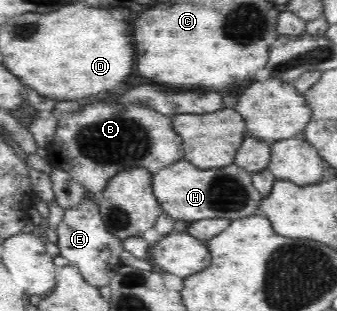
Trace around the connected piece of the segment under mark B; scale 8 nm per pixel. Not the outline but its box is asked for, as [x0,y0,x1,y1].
[44,102,183,195]

